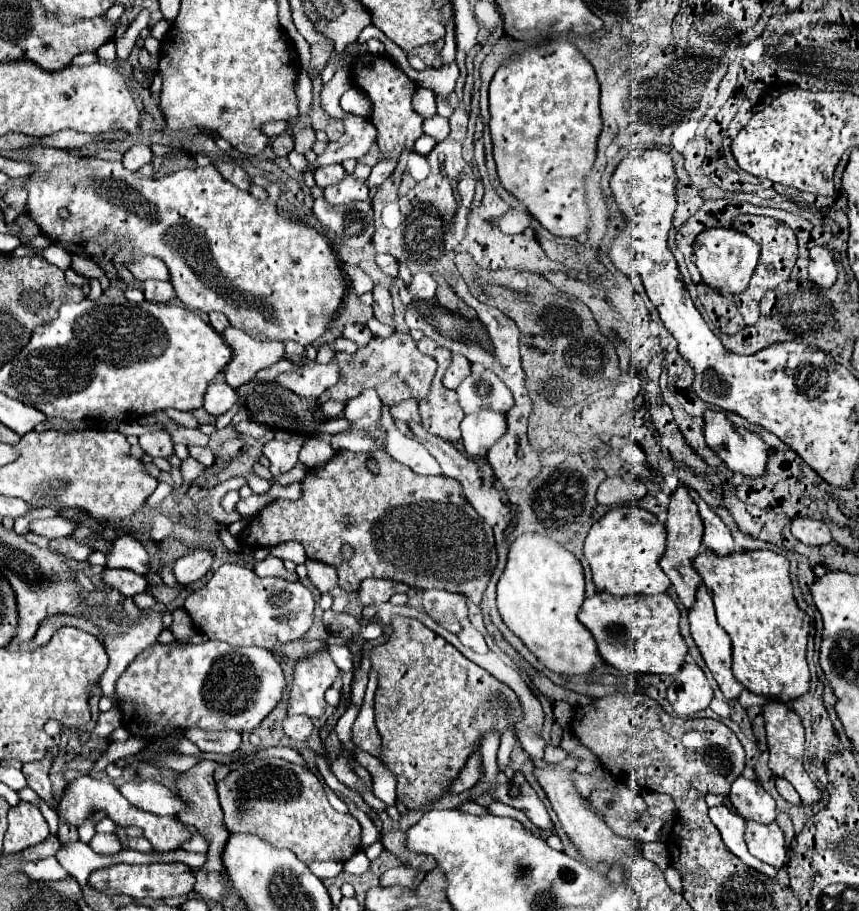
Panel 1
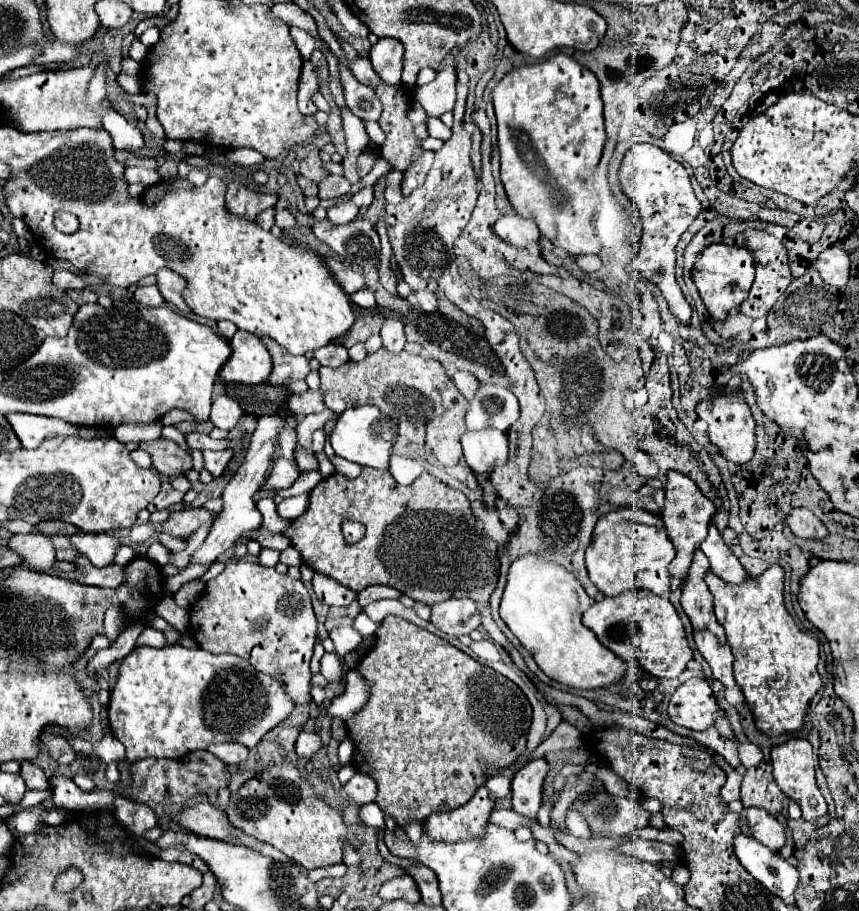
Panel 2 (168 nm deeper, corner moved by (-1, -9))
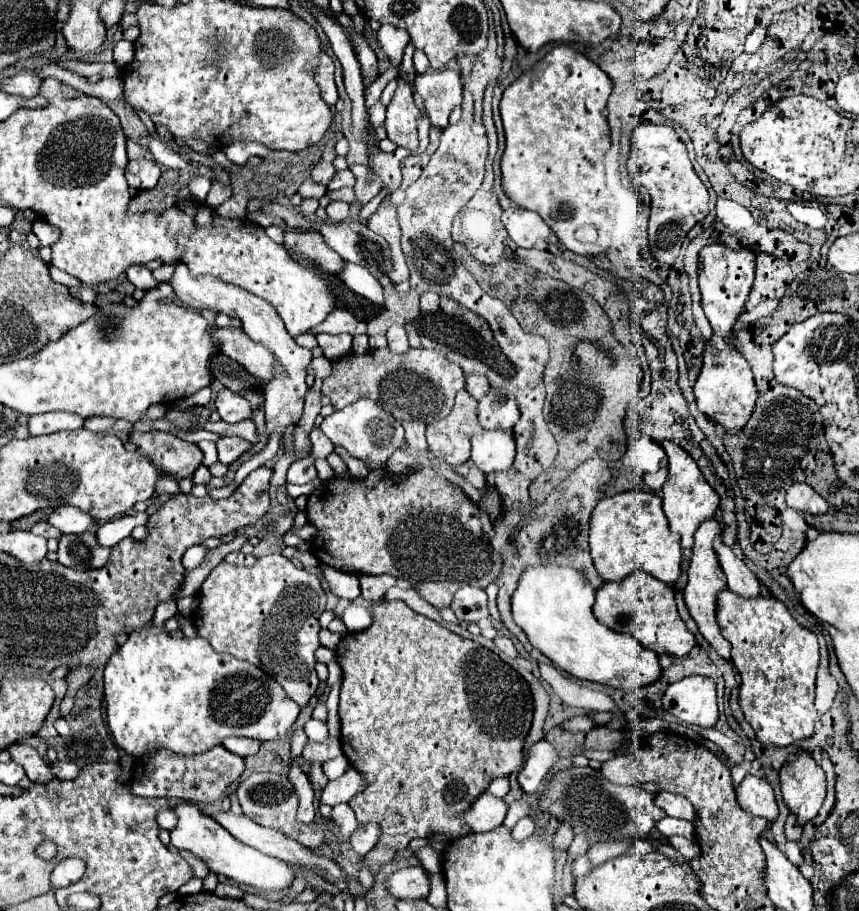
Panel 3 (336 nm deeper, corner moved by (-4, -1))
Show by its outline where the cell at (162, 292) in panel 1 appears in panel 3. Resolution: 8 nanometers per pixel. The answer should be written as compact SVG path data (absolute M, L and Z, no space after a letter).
M131 266L127 270L127 278L129 278L131 284L135 284L135 288L145 290L145 292L159 286L159 282L151 276L151 272L145 266Z

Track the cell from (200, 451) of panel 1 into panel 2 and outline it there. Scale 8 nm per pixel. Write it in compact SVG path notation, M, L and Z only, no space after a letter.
M228 448L228 450L218 450L218 452L212 452L212 450L206 450L204 452L204 462L206 462L206 470L214 476L214 478L218 478L218 476L222 476L222 472L224 472L224 468L228 466L228 462L230 462L230 458L234 456L234 452Z

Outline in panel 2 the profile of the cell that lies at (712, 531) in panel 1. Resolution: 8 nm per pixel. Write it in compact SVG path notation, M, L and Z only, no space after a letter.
M710 524L708 536L700 544L700 550L706 554L706 558L710 560L712 572L720 580L724 580L728 584L742 584L744 580L748 580L746 570L742 568L738 558L732 554L732 550L722 542L722 536L714 524Z

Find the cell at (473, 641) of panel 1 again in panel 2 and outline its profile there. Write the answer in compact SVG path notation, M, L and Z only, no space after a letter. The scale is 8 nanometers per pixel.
M482 640L482 642L472 642L470 646L474 650L474 654L482 660L482 662L496 662L500 660L500 652L498 652L498 646L490 640Z

